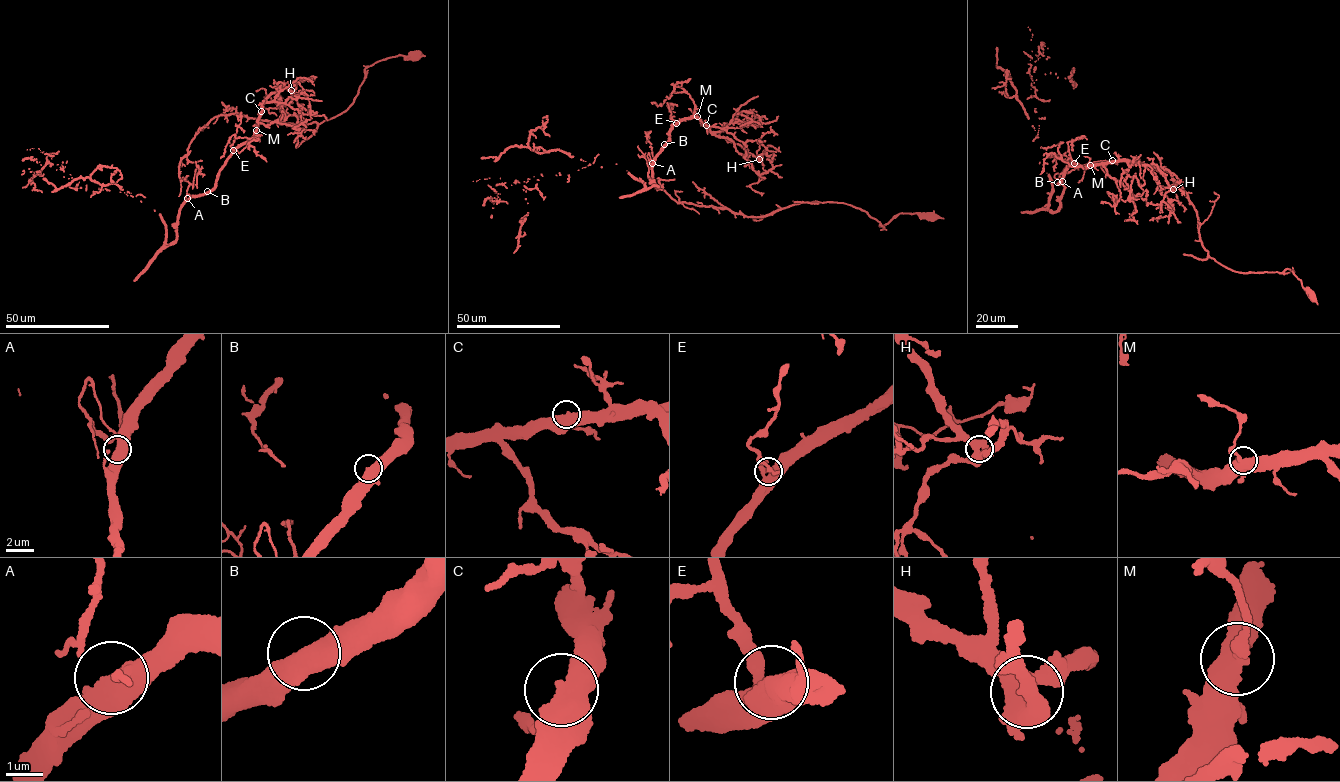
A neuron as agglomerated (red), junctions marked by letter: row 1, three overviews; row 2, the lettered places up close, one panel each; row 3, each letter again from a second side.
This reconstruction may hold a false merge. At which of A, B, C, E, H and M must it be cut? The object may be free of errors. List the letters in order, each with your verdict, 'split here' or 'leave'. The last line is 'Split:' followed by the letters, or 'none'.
A: split here
B: leave
C: leave
E: leave
H: leave
M: leave
Split: A

